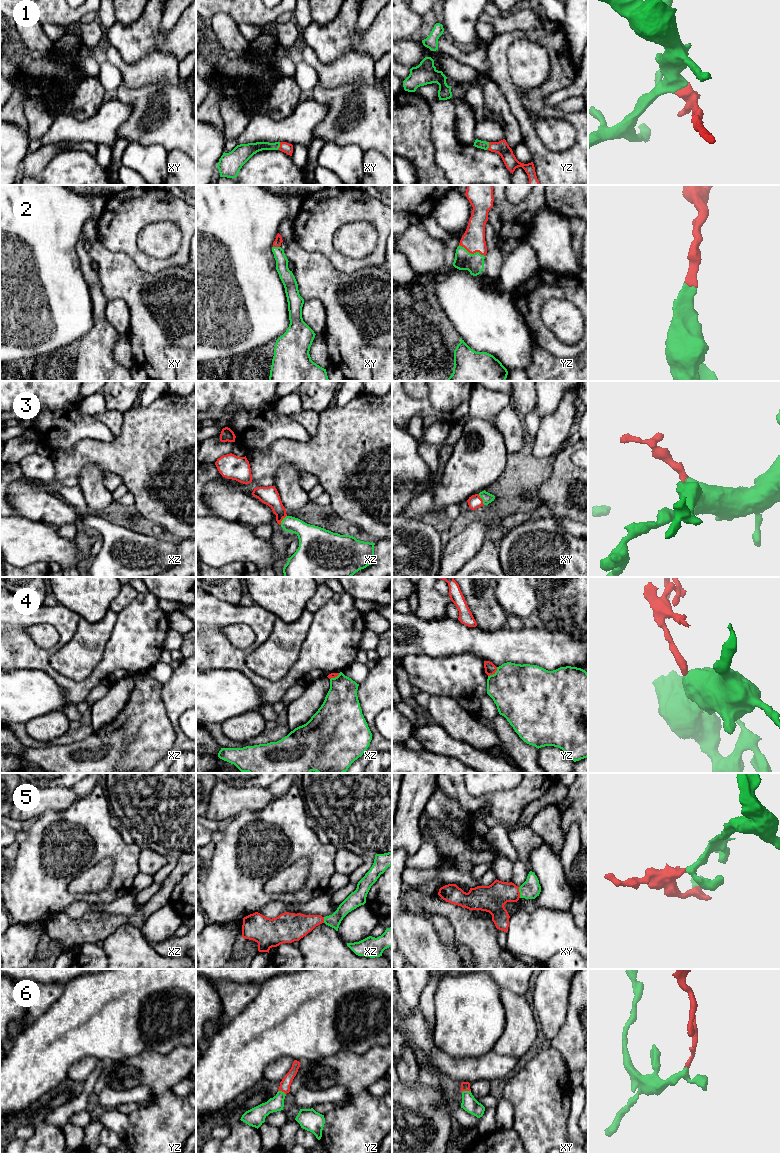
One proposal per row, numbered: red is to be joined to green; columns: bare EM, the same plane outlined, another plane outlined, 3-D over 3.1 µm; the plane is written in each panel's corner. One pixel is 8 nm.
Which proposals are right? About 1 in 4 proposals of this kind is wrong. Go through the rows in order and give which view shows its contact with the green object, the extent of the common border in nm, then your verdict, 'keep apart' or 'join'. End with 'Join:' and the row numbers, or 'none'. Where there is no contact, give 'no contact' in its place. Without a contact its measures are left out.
1: contact in xy; length 70 nm; join
2: contact in yz; length 220 nm; join
3: contact in xy; length 100 nm; join
4: contact in yz; length 110 nm; keep apart
5: contact in xy; length 90 nm; join
6: contact in xy; length 70 nm; join
Join: 1, 2, 3, 5, 6

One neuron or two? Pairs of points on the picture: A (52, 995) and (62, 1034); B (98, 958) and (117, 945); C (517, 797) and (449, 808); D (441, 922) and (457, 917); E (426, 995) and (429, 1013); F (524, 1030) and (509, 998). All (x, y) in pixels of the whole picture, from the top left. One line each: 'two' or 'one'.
A: two
B: two
C: two
D: two
E: one
F: one

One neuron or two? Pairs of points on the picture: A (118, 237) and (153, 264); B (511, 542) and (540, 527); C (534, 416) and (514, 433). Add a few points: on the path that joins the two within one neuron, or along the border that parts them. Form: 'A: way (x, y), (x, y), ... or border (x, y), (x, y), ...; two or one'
A: way (127, 245), (144, 262); one
B: way (518, 542), (525, 542), (533, 534); one
C: border (523, 424), (527, 438); two

